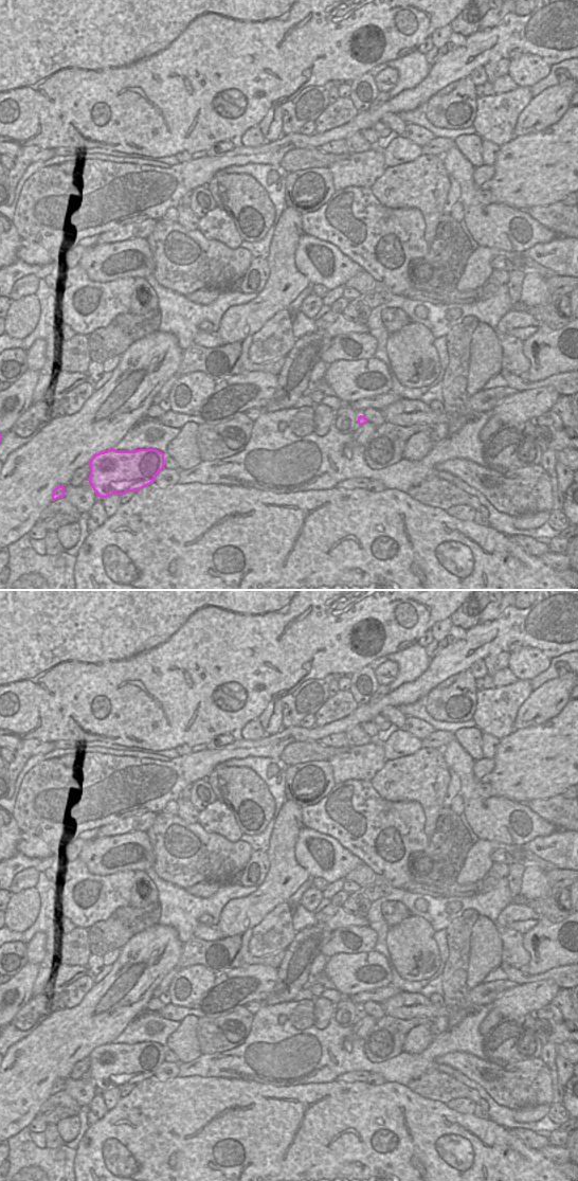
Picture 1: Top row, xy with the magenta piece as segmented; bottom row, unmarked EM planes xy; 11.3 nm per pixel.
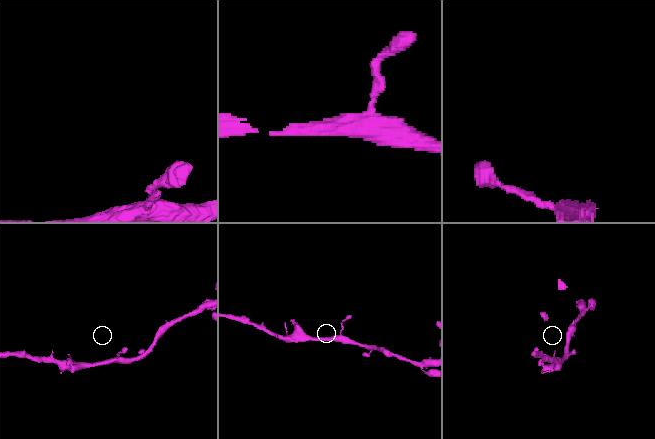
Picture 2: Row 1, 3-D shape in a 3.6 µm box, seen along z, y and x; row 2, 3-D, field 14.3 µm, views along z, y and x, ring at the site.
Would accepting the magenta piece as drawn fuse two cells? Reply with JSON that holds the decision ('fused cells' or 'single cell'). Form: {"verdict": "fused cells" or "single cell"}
{"verdict": "single cell"}

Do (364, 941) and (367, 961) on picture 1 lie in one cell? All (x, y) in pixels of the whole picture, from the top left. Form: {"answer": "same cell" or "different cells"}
{"answer": "different cells"}

